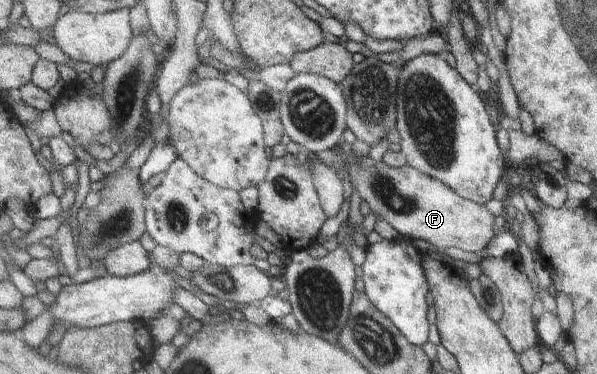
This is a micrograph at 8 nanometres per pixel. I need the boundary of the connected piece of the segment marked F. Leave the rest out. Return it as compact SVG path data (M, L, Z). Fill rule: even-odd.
M351 156L347 166L350 182L361 198L370 206L378 218L391 224L402 238L424 240L434 247L447 249L456 247L469 253L484 250L495 237L494 217L486 206L462 198L445 182L432 178L410 164L392 167L379 161L372 164L367 156L360 159Z

